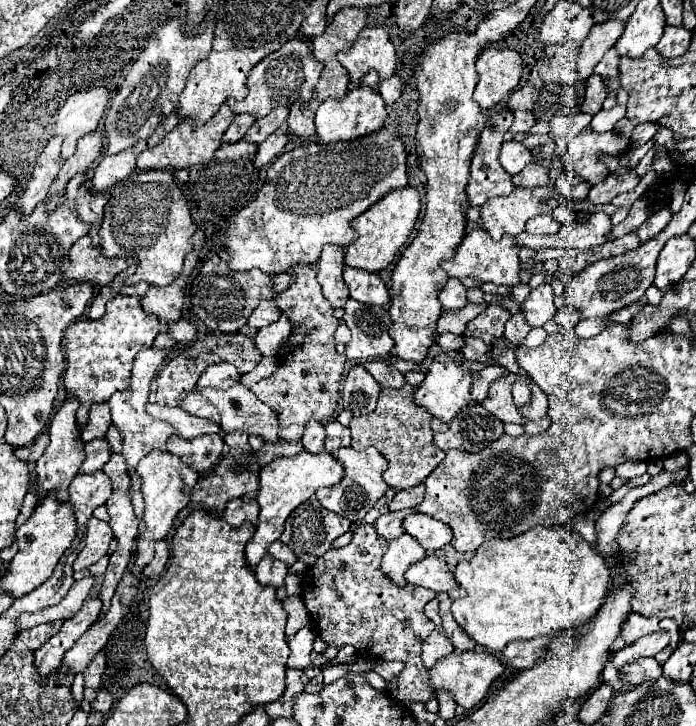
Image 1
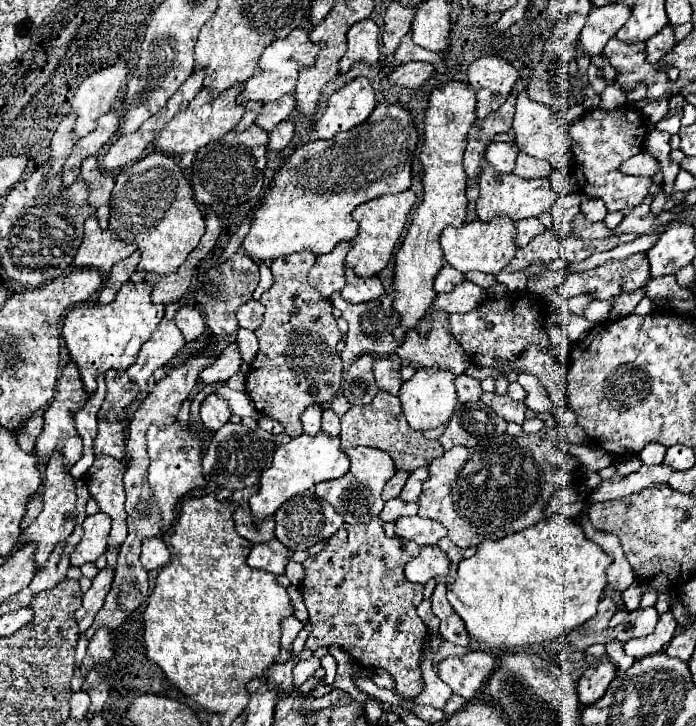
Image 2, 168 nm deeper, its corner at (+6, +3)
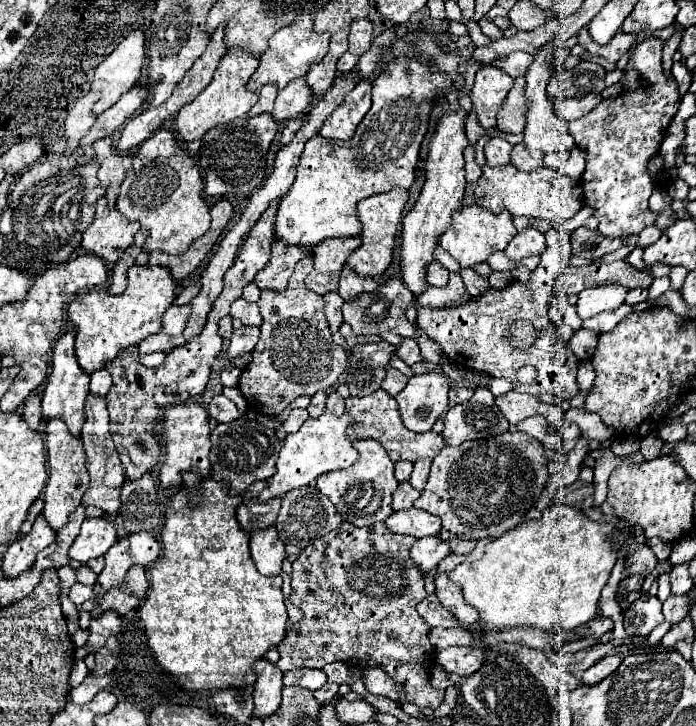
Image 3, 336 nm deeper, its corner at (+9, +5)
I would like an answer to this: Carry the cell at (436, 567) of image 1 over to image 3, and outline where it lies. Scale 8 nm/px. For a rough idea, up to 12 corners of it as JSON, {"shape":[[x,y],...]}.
{"shape":[[439,536],[419,538],[411,546],[415,564],[429,572],[451,548]]}

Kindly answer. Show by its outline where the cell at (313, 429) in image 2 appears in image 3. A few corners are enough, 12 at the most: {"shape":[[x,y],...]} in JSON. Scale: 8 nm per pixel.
{"shape":[[317,392],[311,398],[309,414],[321,416],[325,410],[327,392]]}

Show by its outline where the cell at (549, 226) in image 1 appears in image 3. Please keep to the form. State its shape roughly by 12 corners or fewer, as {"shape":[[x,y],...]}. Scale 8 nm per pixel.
{"shape":[[525,228],[503,252],[513,262],[545,252],[545,236]]}

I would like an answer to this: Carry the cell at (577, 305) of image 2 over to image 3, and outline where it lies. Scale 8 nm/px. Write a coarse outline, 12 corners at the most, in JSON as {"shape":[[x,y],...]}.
{"shape":[[619,284],[585,288],[579,294],[581,320],[615,310],[625,302]]}

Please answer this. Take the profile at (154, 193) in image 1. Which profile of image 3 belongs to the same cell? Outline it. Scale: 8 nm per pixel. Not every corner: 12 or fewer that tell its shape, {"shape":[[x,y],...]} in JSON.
{"shape":[[173,132],[133,156],[117,208],[149,252],[209,230],[199,166]]}

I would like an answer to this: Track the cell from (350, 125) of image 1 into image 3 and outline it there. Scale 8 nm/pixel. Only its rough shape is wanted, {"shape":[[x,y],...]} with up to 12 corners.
{"shape":[[363,78],[327,118],[319,134],[349,140],[371,108]]}

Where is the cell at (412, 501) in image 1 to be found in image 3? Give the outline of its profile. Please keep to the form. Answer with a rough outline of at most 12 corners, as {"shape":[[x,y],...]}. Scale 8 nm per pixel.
{"shape":[[417,460],[409,478],[421,490],[429,476],[431,460]]}

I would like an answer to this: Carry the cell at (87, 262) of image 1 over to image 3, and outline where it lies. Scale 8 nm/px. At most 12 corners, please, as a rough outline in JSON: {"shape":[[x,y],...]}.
{"shape":[[105,198],[81,246],[107,262],[133,244],[141,224]]}

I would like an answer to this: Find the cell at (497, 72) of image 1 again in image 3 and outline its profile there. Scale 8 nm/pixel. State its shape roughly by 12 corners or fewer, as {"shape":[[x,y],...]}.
{"shape":[[481,66],[471,102],[483,128],[497,112],[513,86],[501,68]]}

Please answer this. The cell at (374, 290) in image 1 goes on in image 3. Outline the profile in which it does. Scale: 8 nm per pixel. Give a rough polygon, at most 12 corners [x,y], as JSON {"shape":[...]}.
{"shape":[[343,266],[339,296],[355,300],[363,292],[373,292],[377,282],[357,276]]}

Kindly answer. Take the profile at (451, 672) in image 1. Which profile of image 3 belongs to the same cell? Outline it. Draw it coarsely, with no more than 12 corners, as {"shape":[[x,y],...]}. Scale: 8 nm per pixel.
{"shape":[[445,648],[437,664],[459,676],[483,664],[481,648]]}

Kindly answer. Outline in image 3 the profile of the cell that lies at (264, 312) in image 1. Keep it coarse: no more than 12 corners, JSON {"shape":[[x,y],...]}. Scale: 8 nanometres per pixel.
{"shape":[[243,298],[231,306],[231,316],[245,326],[259,326],[259,306]]}

